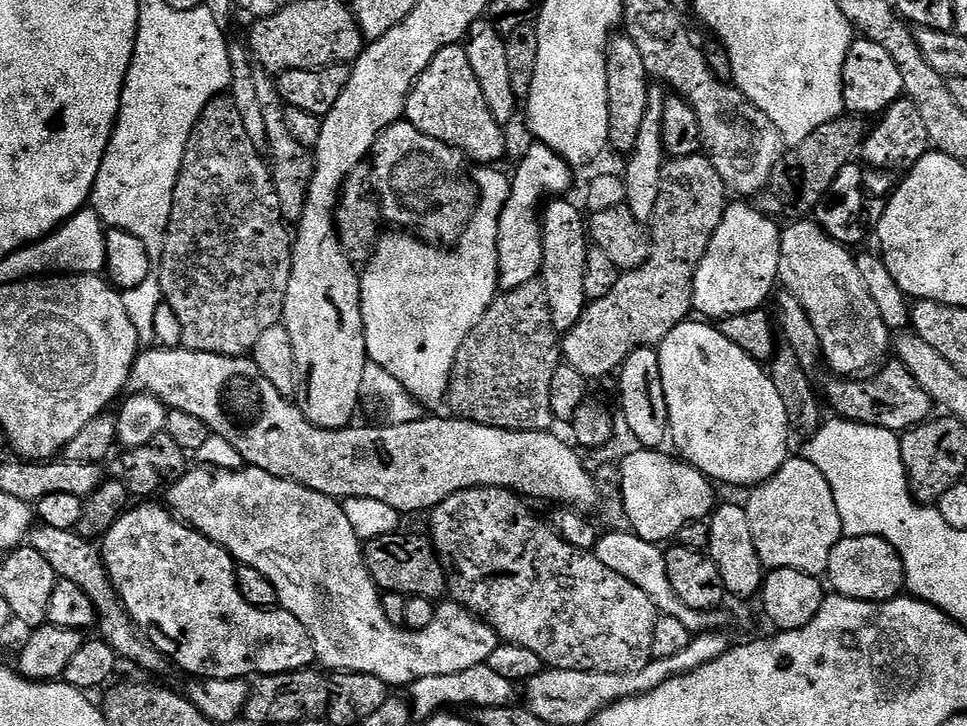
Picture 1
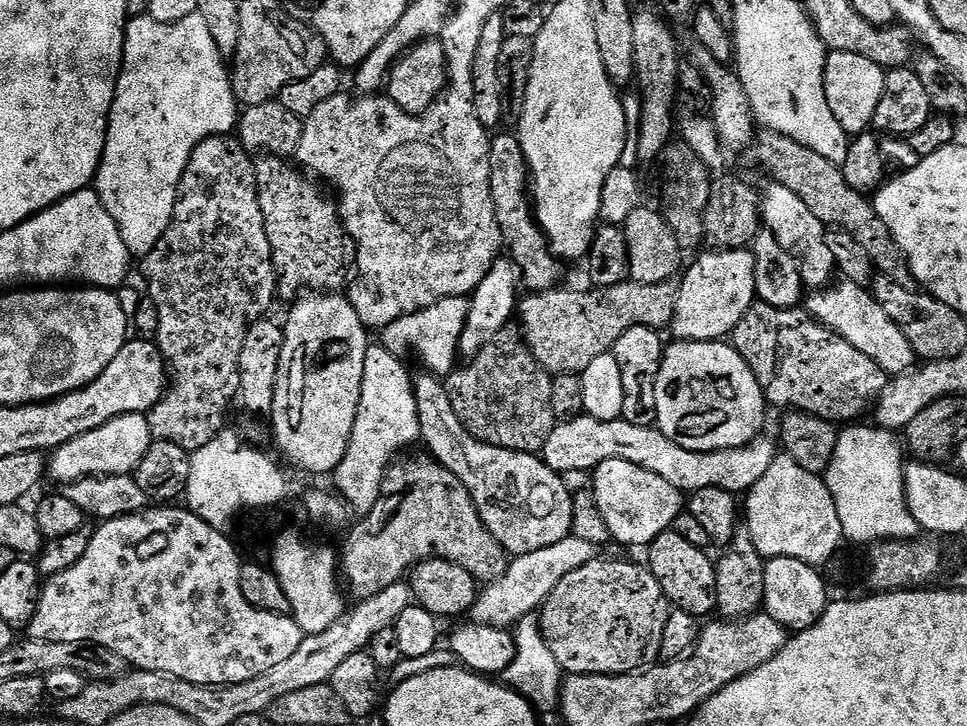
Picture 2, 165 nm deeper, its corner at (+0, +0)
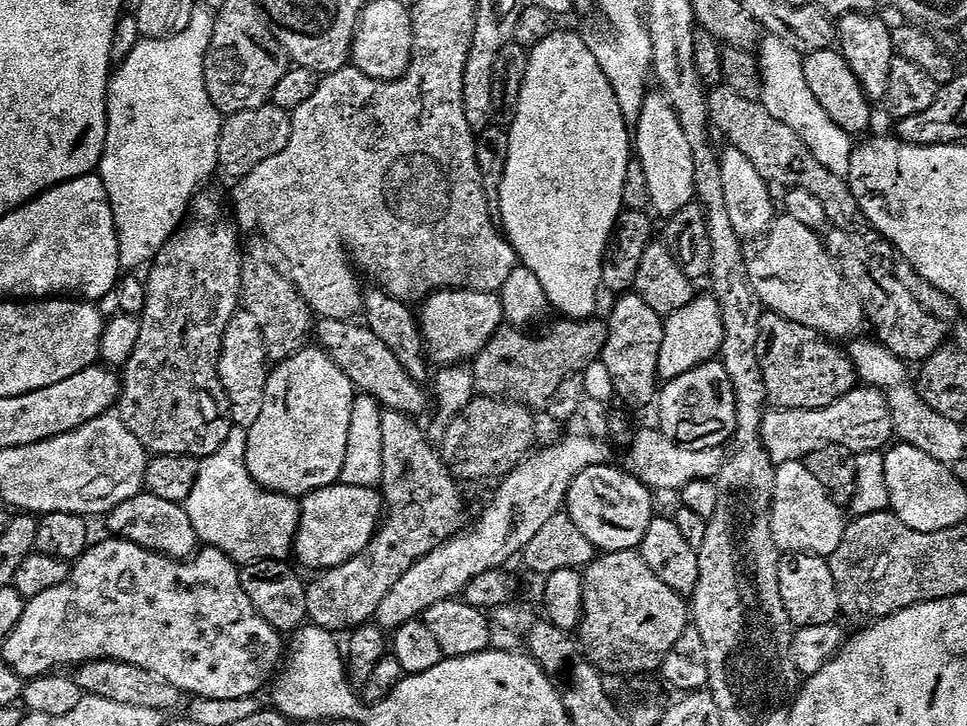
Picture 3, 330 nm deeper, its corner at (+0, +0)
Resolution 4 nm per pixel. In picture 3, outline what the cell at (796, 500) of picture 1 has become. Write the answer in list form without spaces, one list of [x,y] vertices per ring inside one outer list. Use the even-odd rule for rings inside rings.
[[[791,460],[779,465],[774,478],[772,495],[772,515],[766,525],[773,545],[780,547],[781,553],[809,552],[815,556],[829,557],[842,543],[842,534],[846,527],[845,509],[836,504],[826,494],[826,488],[814,474],[810,474],[804,460]]]

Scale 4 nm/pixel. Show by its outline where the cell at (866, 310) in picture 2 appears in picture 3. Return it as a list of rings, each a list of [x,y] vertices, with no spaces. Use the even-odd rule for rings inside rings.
[[[787,214],[777,215],[763,237],[760,249],[746,260],[748,283],[765,309],[790,322],[813,328],[821,336],[856,338],[866,328],[864,307],[840,269],[817,229],[802,226]]]

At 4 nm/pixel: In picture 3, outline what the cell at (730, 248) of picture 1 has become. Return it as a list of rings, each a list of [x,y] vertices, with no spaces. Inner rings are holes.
[[[697,295],[682,310],[664,320],[662,348],[658,350],[657,377],[667,382],[694,370],[700,364],[715,361],[724,341],[724,324],[720,321],[720,304],[715,295]]]

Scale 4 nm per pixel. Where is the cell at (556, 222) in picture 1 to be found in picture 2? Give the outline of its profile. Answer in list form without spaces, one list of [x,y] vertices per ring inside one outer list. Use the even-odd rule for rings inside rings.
[[[501,131],[490,140],[490,194],[494,198],[494,214],[502,230],[504,248],[510,259],[520,268],[522,284],[529,293],[547,292],[561,283],[565,265],[552,253],[548,239],[536,220],[530,199],[528,163],[522,154],[519,135]]]

